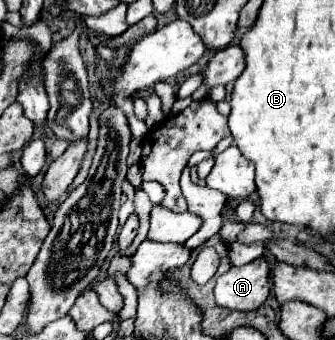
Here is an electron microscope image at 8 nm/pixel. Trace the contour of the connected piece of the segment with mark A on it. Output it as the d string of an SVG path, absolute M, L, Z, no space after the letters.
M258 257L242 267L230 267L216 279L216 303L224 309L252 311L266 303L270 295L270 265Z

